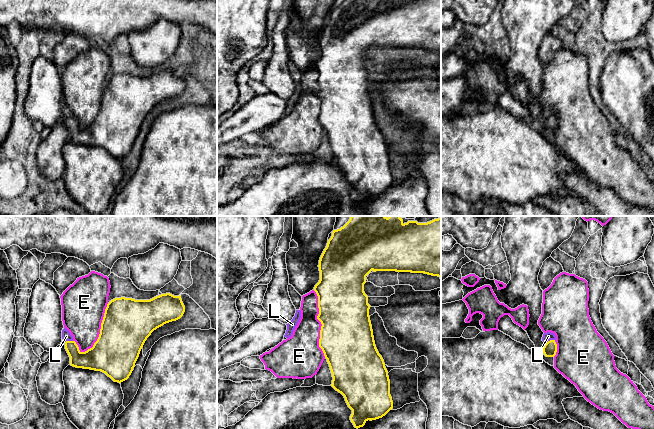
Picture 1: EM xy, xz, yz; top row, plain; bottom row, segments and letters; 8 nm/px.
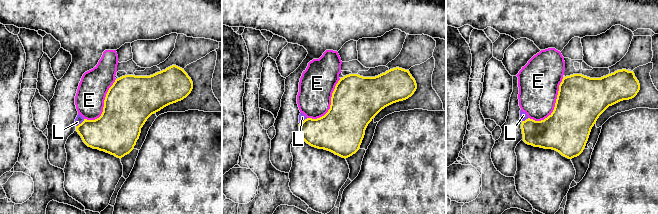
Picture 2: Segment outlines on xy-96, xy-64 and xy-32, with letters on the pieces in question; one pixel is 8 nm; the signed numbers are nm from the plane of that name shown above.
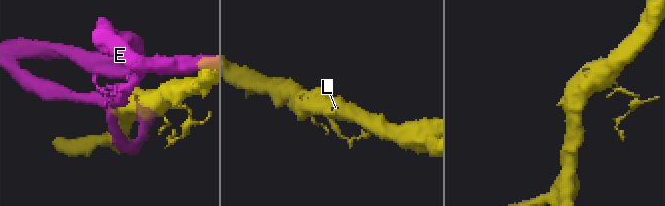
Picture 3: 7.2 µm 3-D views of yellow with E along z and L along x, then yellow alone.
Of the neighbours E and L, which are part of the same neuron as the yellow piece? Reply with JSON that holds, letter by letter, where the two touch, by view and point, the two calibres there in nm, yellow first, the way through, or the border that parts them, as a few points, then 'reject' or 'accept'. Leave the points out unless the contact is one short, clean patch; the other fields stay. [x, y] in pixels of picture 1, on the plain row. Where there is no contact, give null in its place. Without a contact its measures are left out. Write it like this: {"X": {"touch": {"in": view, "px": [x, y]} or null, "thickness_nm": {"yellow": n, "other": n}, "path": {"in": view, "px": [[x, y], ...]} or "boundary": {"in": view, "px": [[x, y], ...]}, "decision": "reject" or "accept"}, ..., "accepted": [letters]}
{"E": {"touch": {"in": "xy", "px": [100, 107]}, "thickness_nm": {"yellow": 400, "other": 360}, "decision": "reject"}, "L": {"touch": {"in": "yz", "px": [550, 116]}, "thickness_nm": {"yellow": 110, "other": 70}, "boundary": {"in": "yz", "px": [[554, 115], [550, 115], [545, 119]]}, "decision": "reject"}, "accepted": []}

